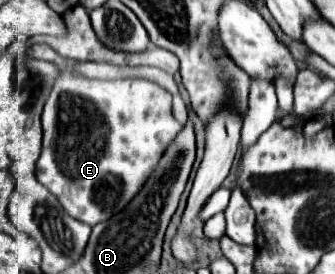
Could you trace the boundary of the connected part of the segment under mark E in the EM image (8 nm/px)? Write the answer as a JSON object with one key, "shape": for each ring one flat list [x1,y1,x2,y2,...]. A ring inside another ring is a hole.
{"shape":[[65,71,55,81,55,97,49,97,43,109,43,151,37,163,37,179,77,221,97,225,119,213,147,181,147,175,159,163,159,155,175,141,183,125,173,119,171,93,153,81,123,79,123,81,91,81]]}

